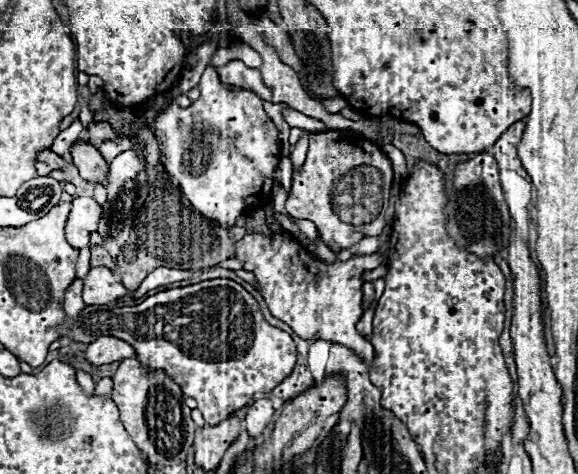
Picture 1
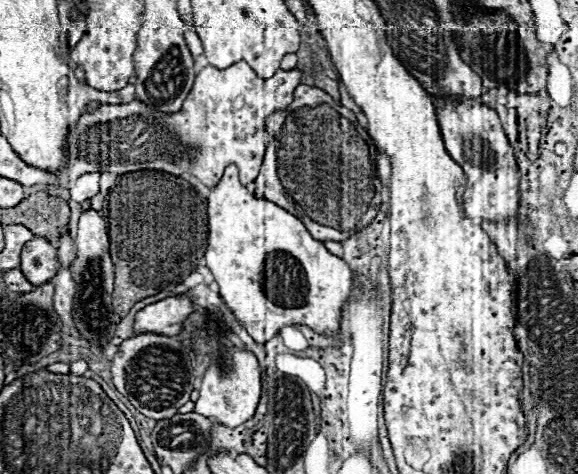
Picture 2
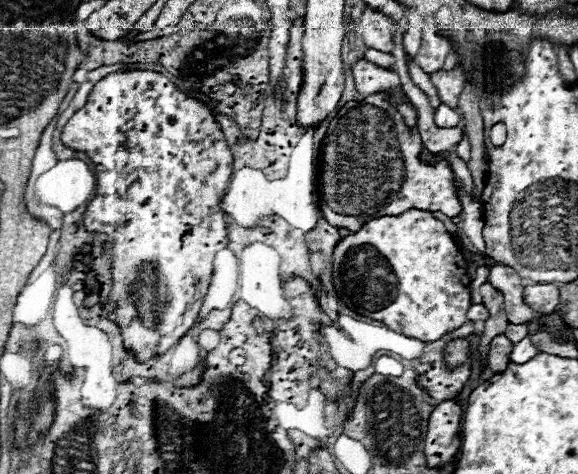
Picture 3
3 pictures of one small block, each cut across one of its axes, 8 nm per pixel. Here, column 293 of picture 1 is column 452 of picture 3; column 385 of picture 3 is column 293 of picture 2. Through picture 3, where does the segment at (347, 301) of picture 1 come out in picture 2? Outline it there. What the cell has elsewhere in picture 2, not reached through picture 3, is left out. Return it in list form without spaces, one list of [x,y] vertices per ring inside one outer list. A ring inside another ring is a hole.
[[[236,164],[226,166],[222,180],[208,196],[208,248],[204,260],[220,286],[220,296],[228,310],[256,342],[274,338],[282,326],[290,324],[306,324],[320,334],[332,336],[340,332],[342,306],[352,290],[352,270],[342,258],[330,254],[320,240],[314,240],[296,216],[270,200],[250,194],[238,180]]]

